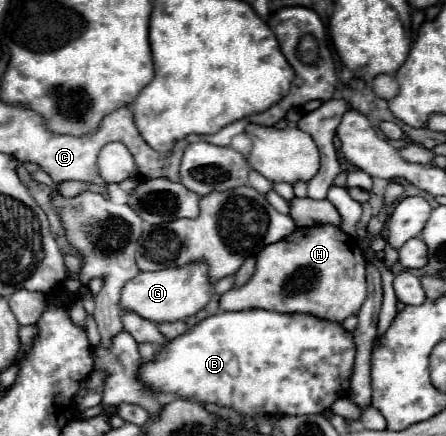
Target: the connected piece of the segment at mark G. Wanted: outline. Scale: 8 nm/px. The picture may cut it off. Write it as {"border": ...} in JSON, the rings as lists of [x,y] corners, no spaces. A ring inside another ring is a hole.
{"border":[[[201,262],[189,264],[185,268],[165,268],[161,272],[139,272],[121,288],[119,308],[125,312],[135,312],[141,318],[157,324],[179,322],[205,308],[211,298],[211,292],[213,286],[207,278],[207,266]]]}

